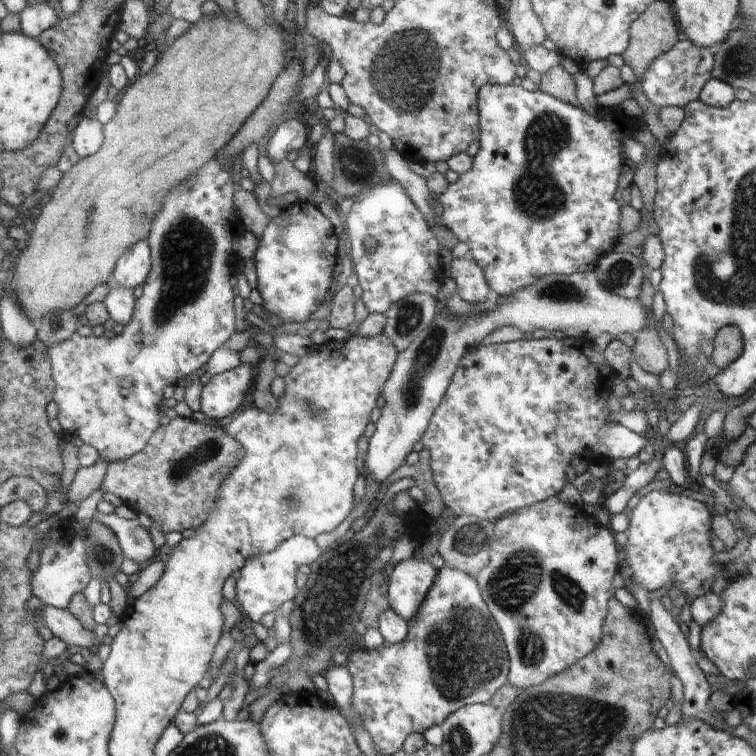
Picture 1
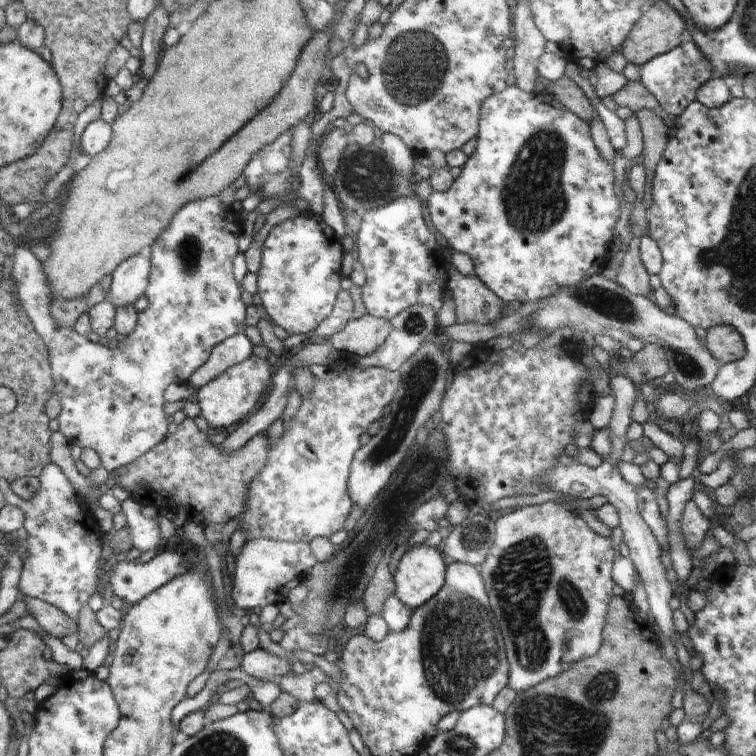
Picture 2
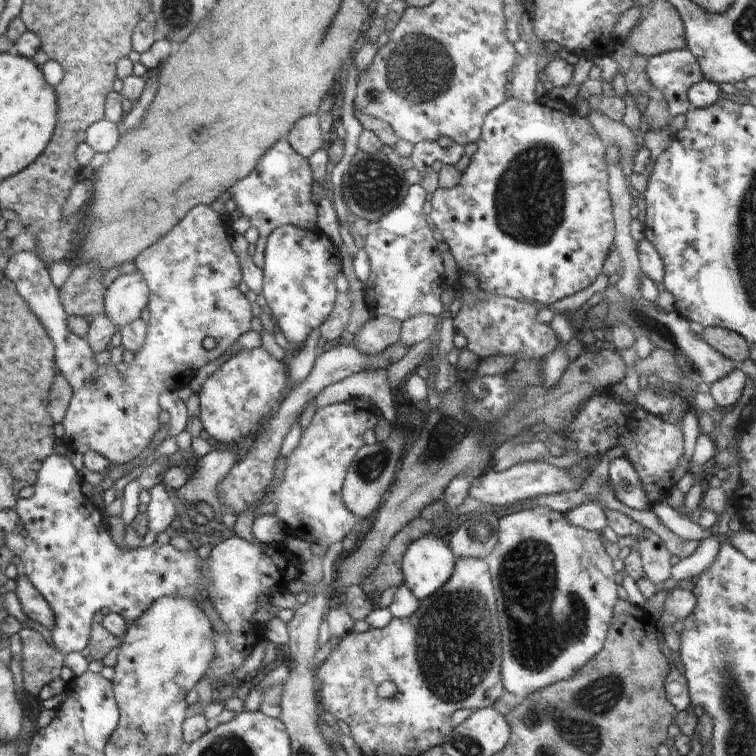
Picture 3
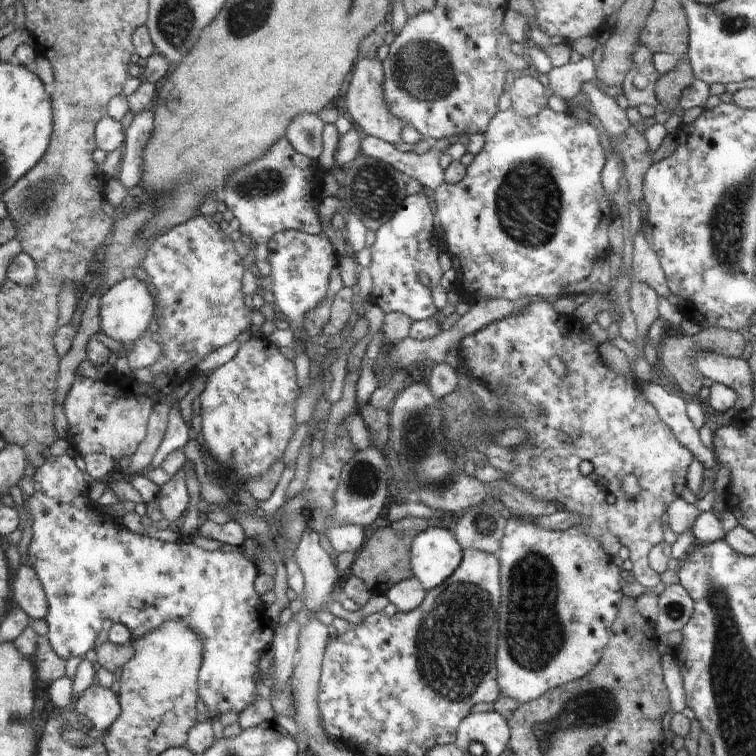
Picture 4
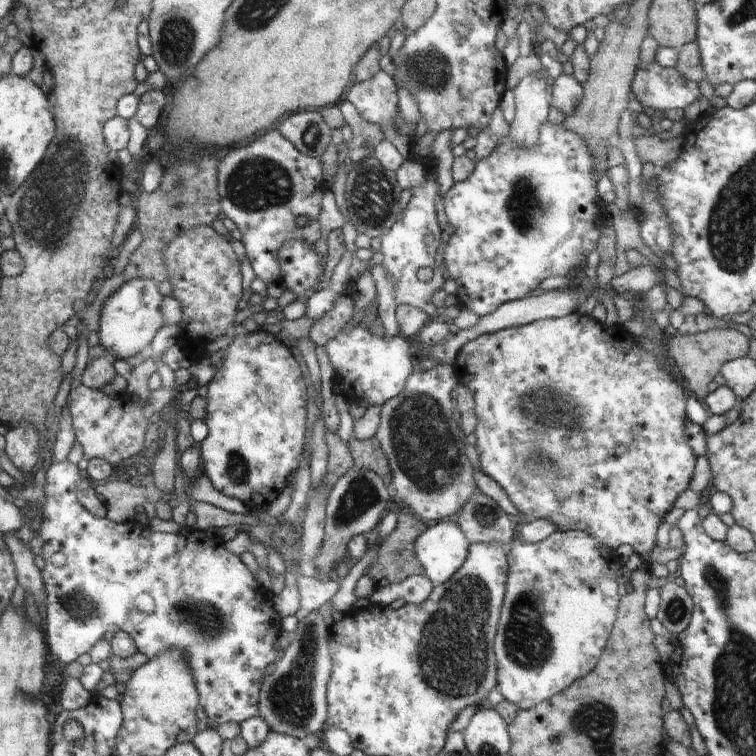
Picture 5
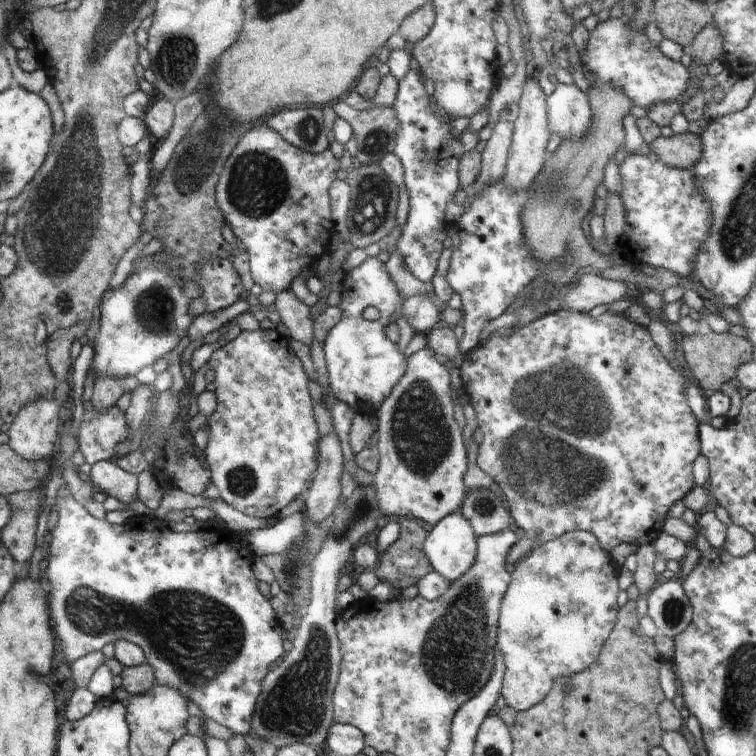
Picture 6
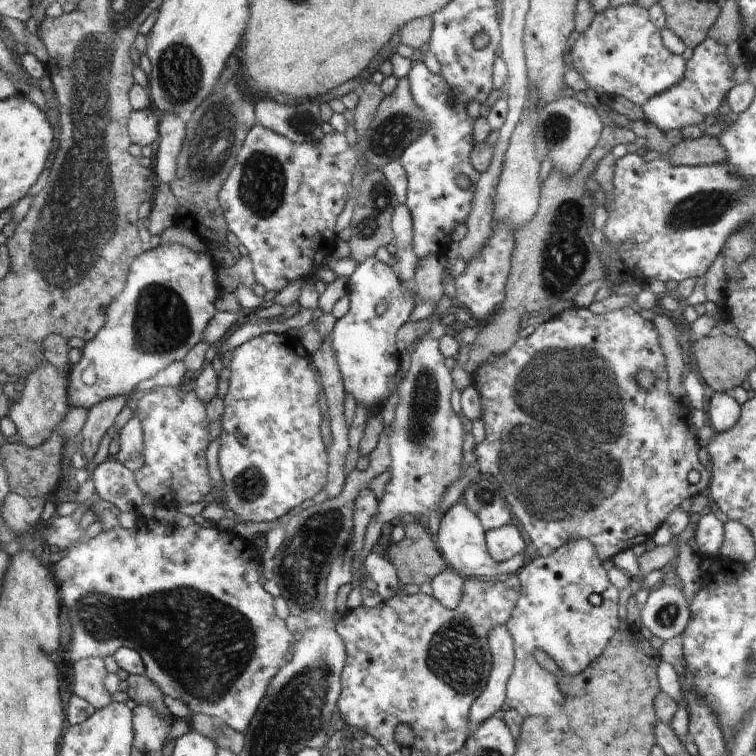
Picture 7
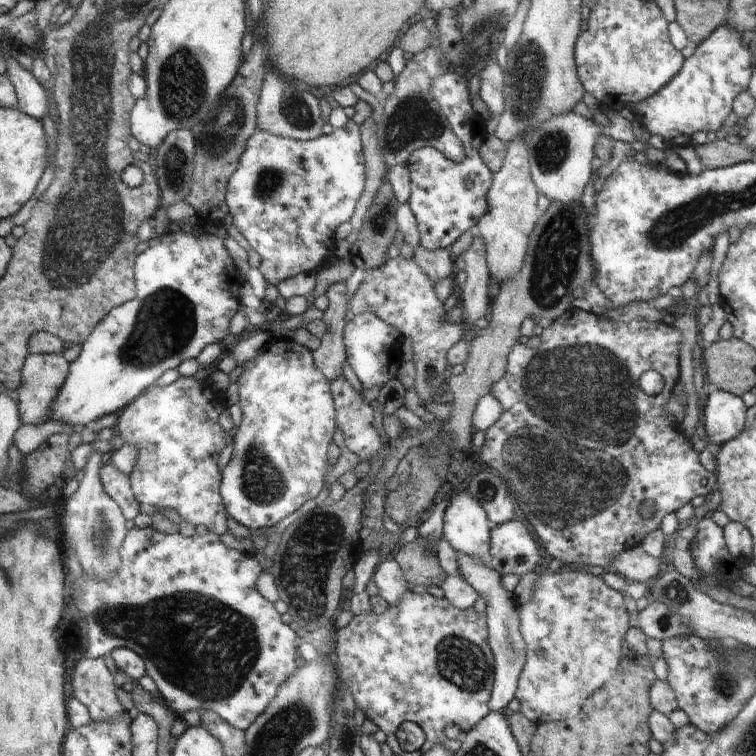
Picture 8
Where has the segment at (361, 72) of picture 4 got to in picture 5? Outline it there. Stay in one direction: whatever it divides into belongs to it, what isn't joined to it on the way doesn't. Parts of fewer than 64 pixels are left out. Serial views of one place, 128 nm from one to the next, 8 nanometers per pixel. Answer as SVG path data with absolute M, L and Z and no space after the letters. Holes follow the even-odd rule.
M380 70L366 82L355 82L348 90L347 98L366 122L376 124L384 136L403 156L413 147L414 141L404 138L396 130L398 112L397 86L389 71Z

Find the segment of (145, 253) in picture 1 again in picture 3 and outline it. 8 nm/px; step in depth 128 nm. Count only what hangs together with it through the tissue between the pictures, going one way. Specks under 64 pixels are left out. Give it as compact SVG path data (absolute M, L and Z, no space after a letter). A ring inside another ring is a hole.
M140 271L118 276L105 294L105 301L106 314L116 324L117 331L138 320L148 304L148 286Z

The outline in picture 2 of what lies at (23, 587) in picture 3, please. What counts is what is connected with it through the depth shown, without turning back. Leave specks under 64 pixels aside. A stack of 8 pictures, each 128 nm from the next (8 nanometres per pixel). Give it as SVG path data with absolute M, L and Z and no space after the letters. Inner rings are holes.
M23 595L23 600L27 603L32 621L48 634L62 639L80 630L81 626L70 614L52 603L27 595Z

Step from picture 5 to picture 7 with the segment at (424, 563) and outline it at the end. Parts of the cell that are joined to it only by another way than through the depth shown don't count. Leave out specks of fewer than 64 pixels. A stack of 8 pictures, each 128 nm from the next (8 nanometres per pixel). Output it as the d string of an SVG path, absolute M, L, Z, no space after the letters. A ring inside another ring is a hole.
M460 500L454 505L448 505L441 516L438 534L434 536L436 546L446 560L448 567L457 572L464 579L494 579L503 578L516 572L523 566L526 554L516 554L504 561L496 562L488 556L486 531L478 515L472 512L467 504Z

